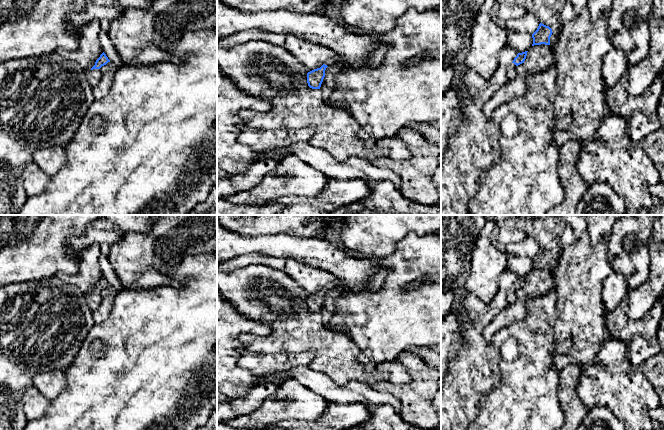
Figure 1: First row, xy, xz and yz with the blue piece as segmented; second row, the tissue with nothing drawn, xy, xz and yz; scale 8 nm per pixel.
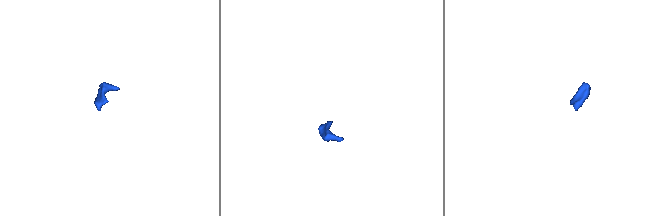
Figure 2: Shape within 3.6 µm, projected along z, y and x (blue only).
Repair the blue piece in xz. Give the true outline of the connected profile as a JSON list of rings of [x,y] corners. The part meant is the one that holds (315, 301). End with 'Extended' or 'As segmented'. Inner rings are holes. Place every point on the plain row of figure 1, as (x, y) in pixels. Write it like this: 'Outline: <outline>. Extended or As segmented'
Outline: [[[334,282],[327,283],[325,287],[317,293],[314,293],[307,297],[307,307],[312,313],[320,313],[323,303],[325,301],[325,294],[328,290],[333,289],[335,286]]]. Extended

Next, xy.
Outline: [[[103,276],[100,281],[96,284],[95,289],[89,294],[85,296],[85,301],[87,303],[87,306],[92,311],[96,311],[102,302],[102,297],[100,295],[100,292],[104,289],[106,289],[110,284],[106,280],[106,278]]]. Extended

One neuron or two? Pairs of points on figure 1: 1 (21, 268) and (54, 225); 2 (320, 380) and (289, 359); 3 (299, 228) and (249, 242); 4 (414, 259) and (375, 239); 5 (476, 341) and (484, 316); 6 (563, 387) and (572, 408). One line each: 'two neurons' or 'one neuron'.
1: one neuron
2: two neurons
3: two neurons
4: two neurons
5: two neurons
6: one neuron

